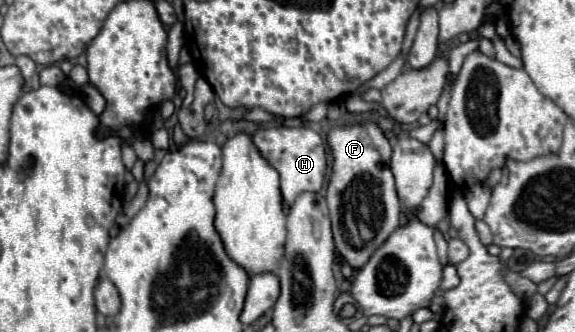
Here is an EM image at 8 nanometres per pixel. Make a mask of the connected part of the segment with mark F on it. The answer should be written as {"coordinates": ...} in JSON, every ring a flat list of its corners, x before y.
{"coordinates":[[377,124,333,128,327,140,333,152,333,176,327,188,327,206,331,212,335,246,353,268,361,268,399,226,401,202,395,194,391,172,383,168,383,162,391,158,391,144]]}

